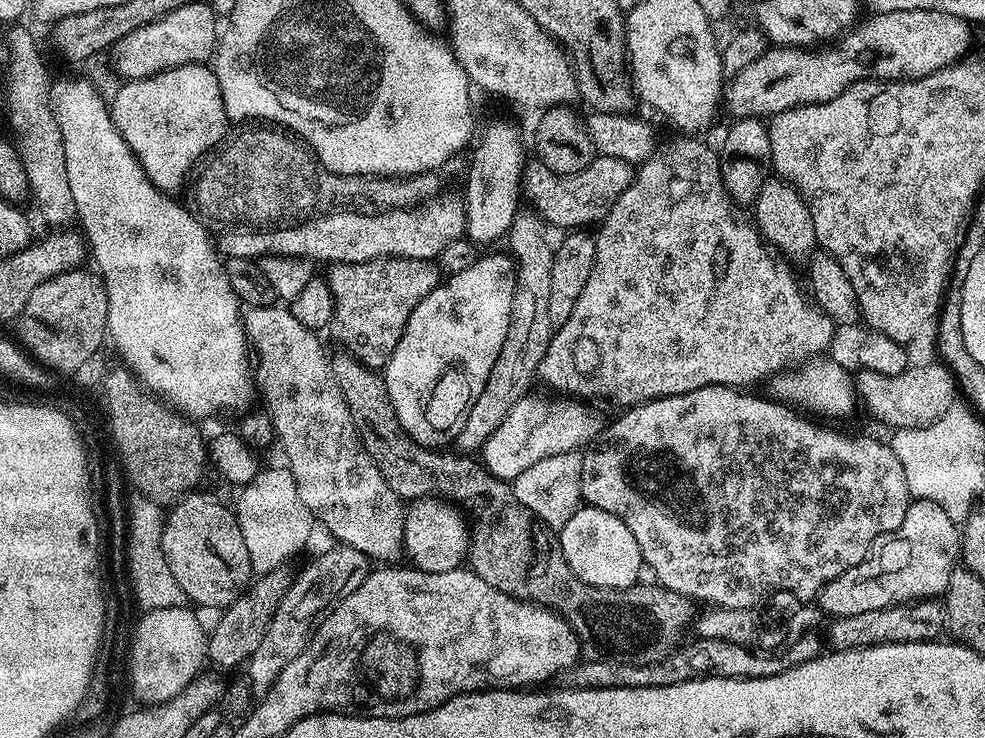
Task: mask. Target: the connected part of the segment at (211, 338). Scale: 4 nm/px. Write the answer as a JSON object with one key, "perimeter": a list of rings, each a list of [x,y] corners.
{"perimeter":[[[68,76],[65,80],[53,79],[50,84],[50,107],[52,117],[56,119],[58,130],[62,134],[62,150],[66,154],[66,175],[70,181],[70,190],[74,197],[76,207],[76,220],[82,229],[82,235],[90,249],[92,258],[96,258],[95,267],[98,275],[104,279],[108,290],[108,330],[110,340],[116,343],[124,361],[137,375],[141,383],[158,393],[165,401],[171,402],[179,411],[192,418],[208,416],[211,412],[220,412],[223,408],[249,407],[248,399],[254,396],[254,384],[250,379],[250,345],[244,334],[242,323],[242,305],[230,286],[230,278],[226,278],[224,269],[225,261],[222,259],[217,245],[208,237],[208,232],[203,223],[183,203],[180,204],[169,193],[161,192],[150,182],[150,178],[144,172],[138,162],[138,158],[130,150],[130,146],[124,140],[124,135],[116,128],[116,122],[112,119],[112,110],[109,101],[103,91],[96,88],[88,80],[80,76]]]}

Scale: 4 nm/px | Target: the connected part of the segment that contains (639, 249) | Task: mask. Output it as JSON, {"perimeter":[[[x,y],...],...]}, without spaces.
{"perimeter":[[[688,144],[685,148],[678,148],[675,152],[669,154],[664,158],[660,156],[652,158],[639,165],[638,171],[635,173],[634,179],[630,187],[626,190],[622,190],[622,194],[618,198],[618,202],[614,202],[614,206],[610,206],[610,210],[604,215],[604,219],[599,221],[598,229],[595,233],[596,238],[596,253],[594,254],[594,266],[590,270],[590,278],[586,278],[586,286],[582,286],[582,294],[578,294],[578,302],[574,302],[574,311],[570,314],[570,318],[566,318],[564,324],[559,325],[553,331],[552,341],[548,343],[548,349],[546,354],[542,358],[540,363],[540,370],[538,373],[539,379],[545,380],[550,387],[556,392],[565,392],[565,397],[575,398],[577,401],[585,402],[584,400],[609,400],[612,404],[621,404],[621,409],[627,410],[638,404],[645,404],[648,400],[657,400],[663,396],[677,396],[678,394],[686,394],[690,390],[698,390],[702,386],[710,386],[711,384],[724,384],[728,388],[738,388],[741,390],[747,389],[748,384],[756,384],[759,380],[764,380],[775,377],[777,374],[783,374],[789,370],[795,369],[797,366],[810,361],[815,360],[832,344],[832,331],[834,331],[834,325],[832,320],[822,309],[817,308],[815,303],[806,295],[805,289],[796,281],[796,276],[792,273],[792,268],[787,259],[783,255],[777,254],[765,241],[762,239],[760,229],[756,227],[755,223],[751,219],[748,220],[744,217],[745,209],[741,205],[737,204],[732,199],[732,195],[728,193],[728,190],[722,182],[722,170],[720,169],[720,157],[715,147],[707,148],[704,144]]]}

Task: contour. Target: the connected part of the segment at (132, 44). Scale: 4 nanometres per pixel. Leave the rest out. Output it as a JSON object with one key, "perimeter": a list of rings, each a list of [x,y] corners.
{"perimeter":[[[193,2],[158,22],[150,22],[150,26],[138,26],[138,30],[126,34],[110,49],[110,56],[116,59],[115,75],[125,81],[141,80],[178,66],[208,64],[218,47],[216,23],[218,17],[211,3]]]}

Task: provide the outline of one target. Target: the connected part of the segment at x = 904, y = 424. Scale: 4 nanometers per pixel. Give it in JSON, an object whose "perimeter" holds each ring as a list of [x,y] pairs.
{"perimeter":[[[913,363],[902,374],[887,376],[874,374],[874,370],[860,368],[854,376],[854,393],[857,401],[876,420],[889,424],[889,429],[921,428],[934,422],[950,406],[957,403],[958,385],[952,372],[943,363],[916,364]]]}

